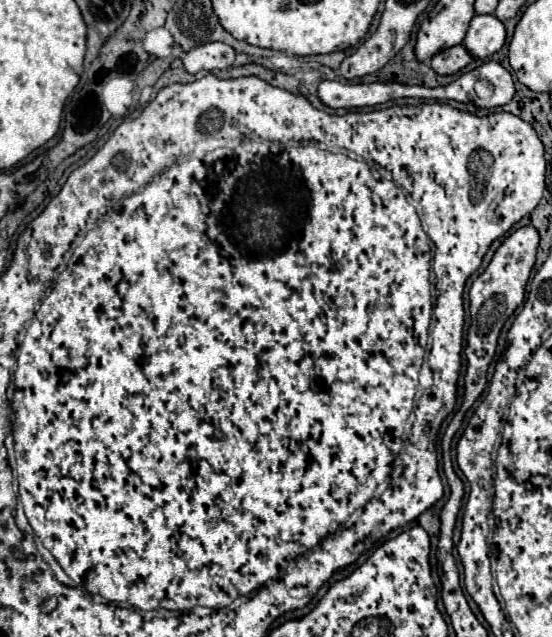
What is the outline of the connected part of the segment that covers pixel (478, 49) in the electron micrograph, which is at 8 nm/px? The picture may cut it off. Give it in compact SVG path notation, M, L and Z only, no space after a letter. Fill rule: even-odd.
M473 16L463 46L473 58L489 58L491 54L499 52L505 44L505 26L493 16Z

